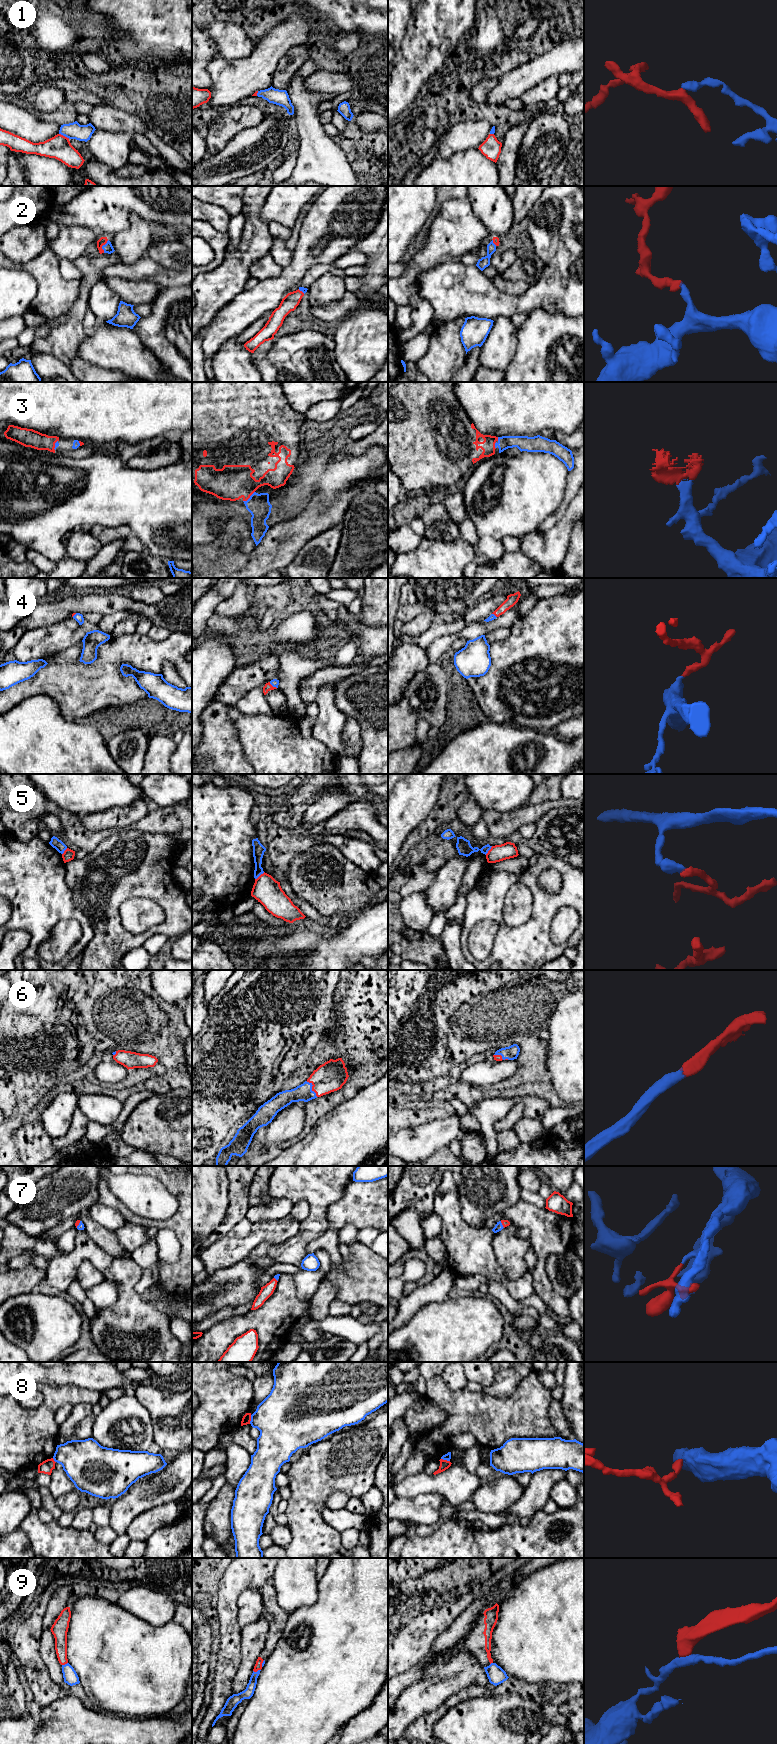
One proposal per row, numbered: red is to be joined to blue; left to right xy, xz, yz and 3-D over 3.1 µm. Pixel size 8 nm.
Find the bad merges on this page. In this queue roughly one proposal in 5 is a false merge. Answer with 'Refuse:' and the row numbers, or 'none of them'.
Refuse: 5, 8, 9

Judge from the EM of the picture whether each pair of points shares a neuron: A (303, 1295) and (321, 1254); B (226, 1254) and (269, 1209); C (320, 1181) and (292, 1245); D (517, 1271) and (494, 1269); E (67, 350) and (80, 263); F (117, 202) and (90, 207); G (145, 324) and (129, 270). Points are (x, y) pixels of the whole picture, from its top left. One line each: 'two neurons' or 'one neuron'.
A: one neuron
B: two neurons
C: one neuron
D: two neurons
E: one neuron
F: one neuron
G: two neurons

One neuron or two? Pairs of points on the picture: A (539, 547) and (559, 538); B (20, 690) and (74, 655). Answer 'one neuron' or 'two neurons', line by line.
A: one neuron
B: one neuron

